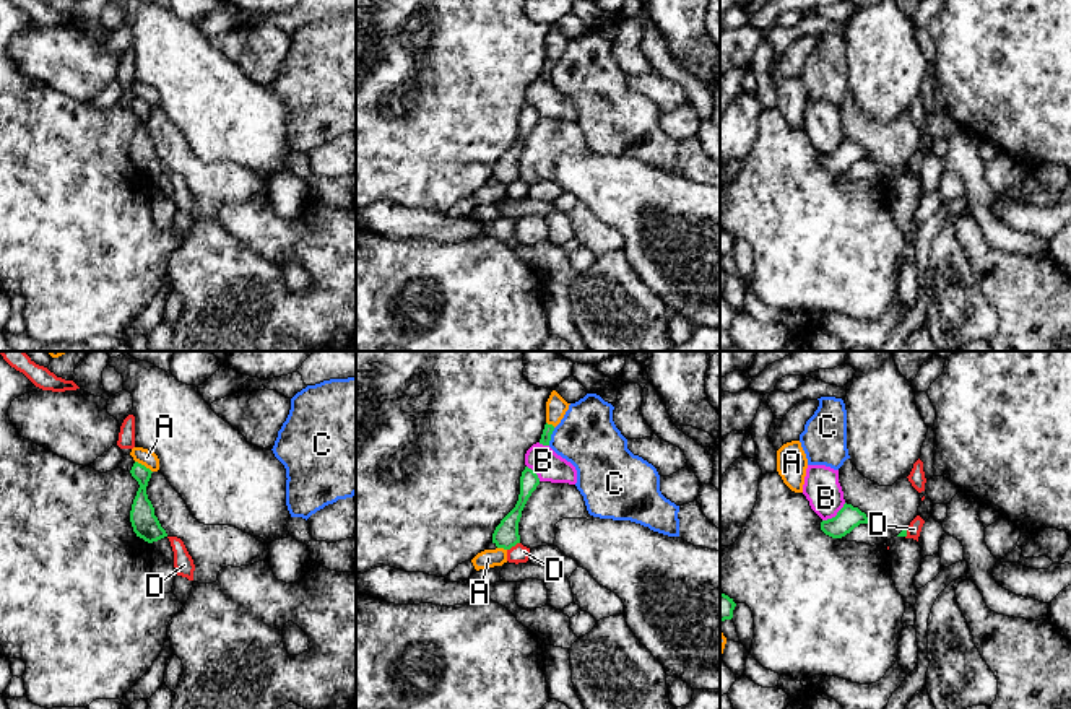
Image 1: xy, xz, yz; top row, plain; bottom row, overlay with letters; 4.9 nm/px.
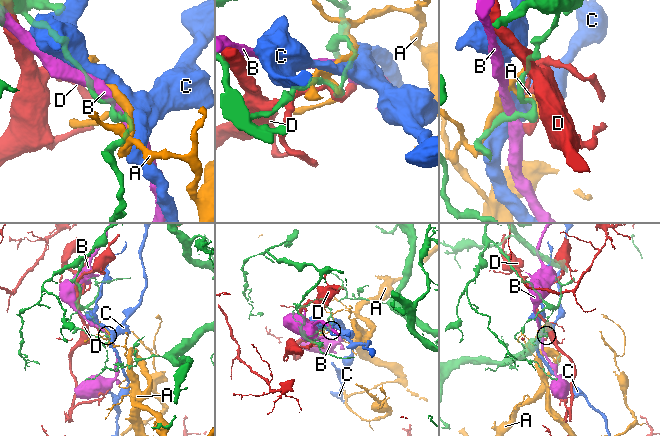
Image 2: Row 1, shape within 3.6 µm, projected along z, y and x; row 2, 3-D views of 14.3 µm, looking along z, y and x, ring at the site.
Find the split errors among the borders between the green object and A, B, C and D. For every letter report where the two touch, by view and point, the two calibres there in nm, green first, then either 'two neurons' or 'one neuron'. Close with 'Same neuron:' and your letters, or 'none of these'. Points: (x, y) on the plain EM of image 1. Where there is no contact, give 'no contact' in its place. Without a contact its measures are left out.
A: contact xy (143, 101); calibres 130 and 80 nm; two neurons
B: contact yz (836, 152); calibres 120 and 180 nm; two neurons
C: contact xz (550, 72); calibres 50 and 300 nm; two neurons
D: contact xz (512, 181); calibres 130 and 90 nm; two neurons
Same neuron: none of these

